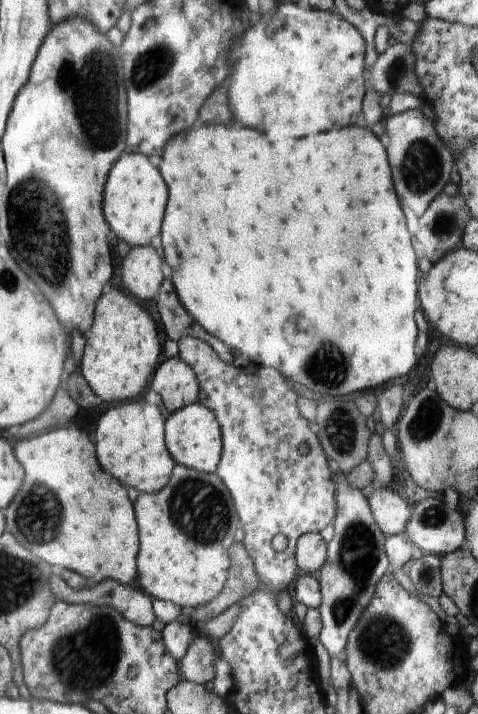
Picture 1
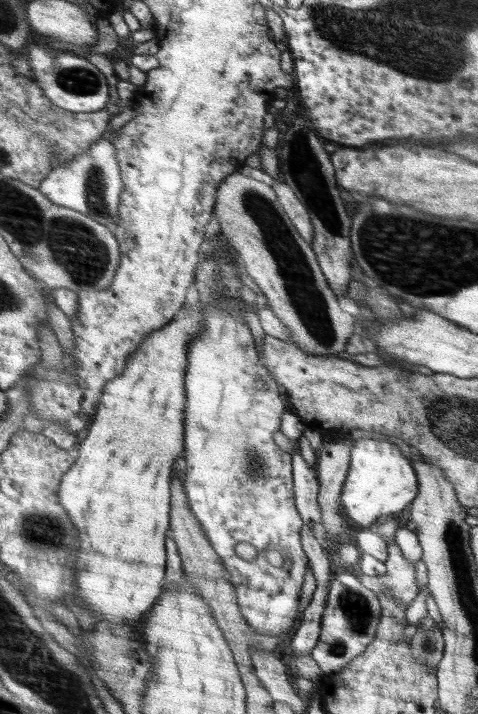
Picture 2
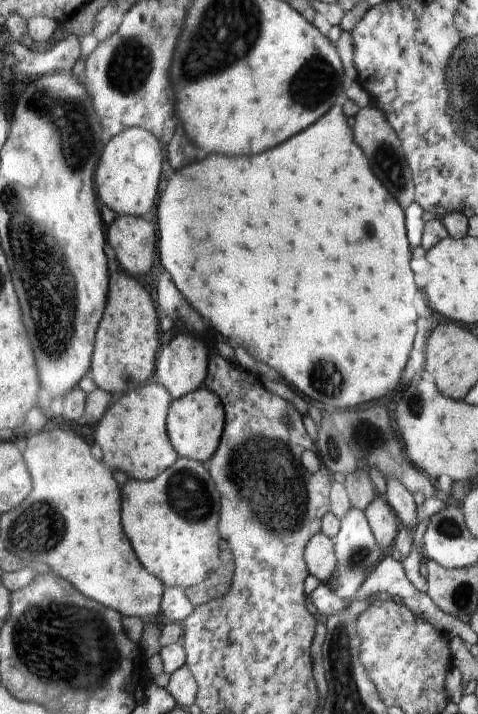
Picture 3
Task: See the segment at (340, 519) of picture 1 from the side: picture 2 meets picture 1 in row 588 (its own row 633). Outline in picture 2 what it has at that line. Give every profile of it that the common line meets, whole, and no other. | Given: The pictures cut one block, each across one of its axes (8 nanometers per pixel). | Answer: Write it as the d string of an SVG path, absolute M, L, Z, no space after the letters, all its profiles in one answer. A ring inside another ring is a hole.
M350 569L350 572L334 575L328 590L326 609L322 613L319 639L309 655L326 677L333 676L368 648L374 640L380 618L380 601L376 599L374 592L360 583L357 572L352 573Z

